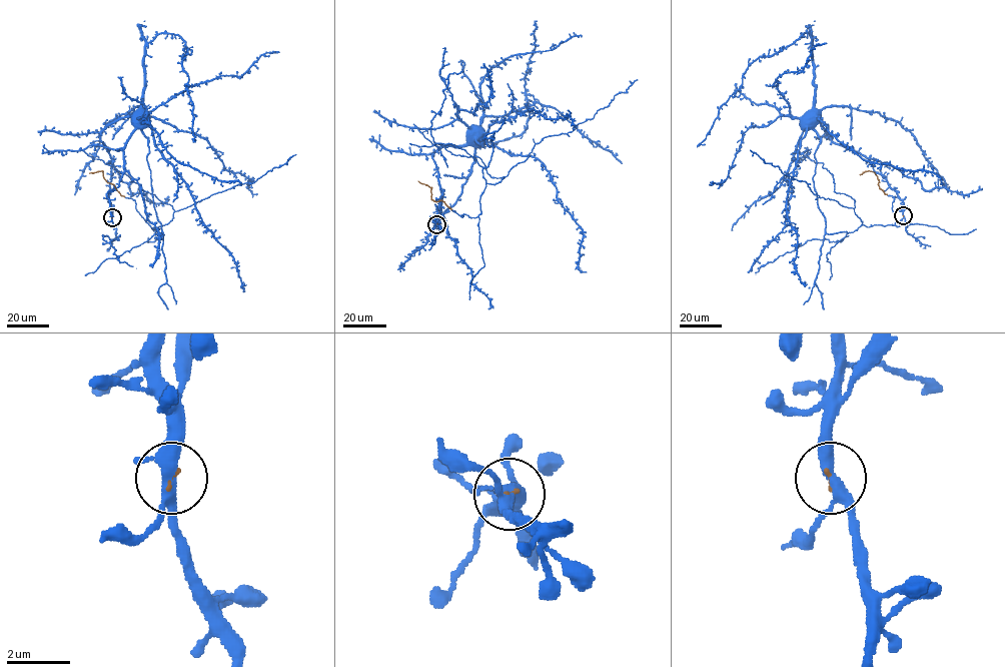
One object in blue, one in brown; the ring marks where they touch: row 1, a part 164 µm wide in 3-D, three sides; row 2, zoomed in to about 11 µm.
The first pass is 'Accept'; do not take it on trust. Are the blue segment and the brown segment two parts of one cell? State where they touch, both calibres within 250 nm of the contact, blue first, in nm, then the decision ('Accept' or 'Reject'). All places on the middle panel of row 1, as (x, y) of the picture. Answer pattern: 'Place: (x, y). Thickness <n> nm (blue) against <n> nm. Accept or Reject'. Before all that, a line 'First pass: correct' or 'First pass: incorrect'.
First pass: correct
Place: (436, 224). Thickness 340 nm (blue) against 60 nm. Accept

